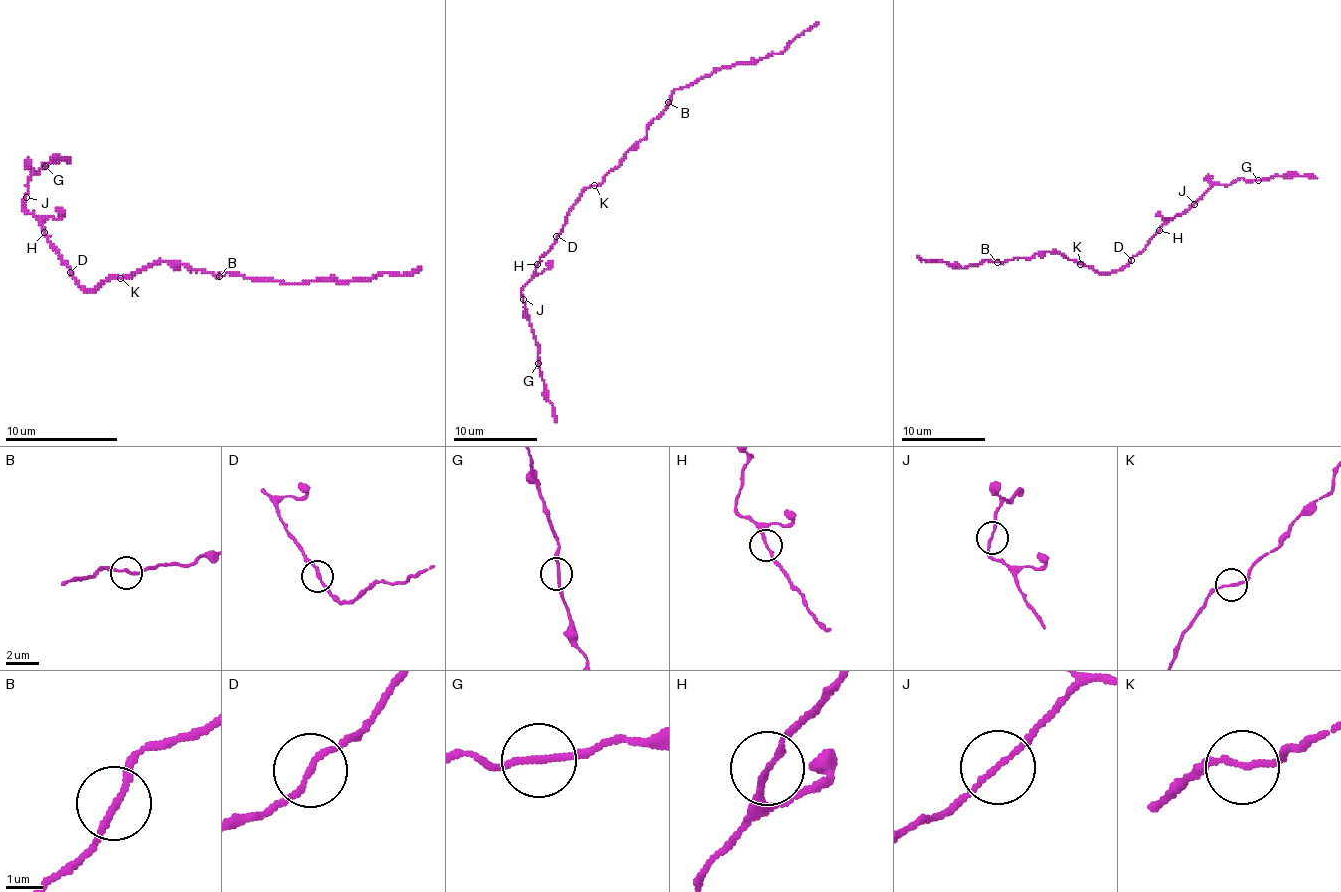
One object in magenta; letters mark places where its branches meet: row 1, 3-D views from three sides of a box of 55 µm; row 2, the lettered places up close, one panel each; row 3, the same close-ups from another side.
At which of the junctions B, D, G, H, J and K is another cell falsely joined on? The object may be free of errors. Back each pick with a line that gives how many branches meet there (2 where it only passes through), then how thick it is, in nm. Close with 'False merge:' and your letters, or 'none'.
False merge: none

